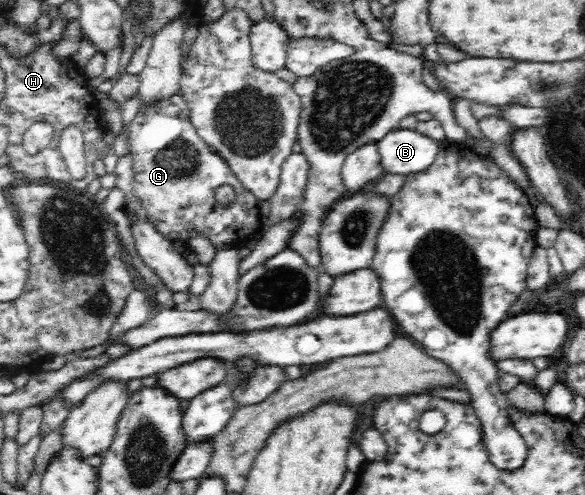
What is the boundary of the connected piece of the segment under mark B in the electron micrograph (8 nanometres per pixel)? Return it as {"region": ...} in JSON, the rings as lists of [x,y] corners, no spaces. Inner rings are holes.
{"region":[[[401,128],[388,132],[377,143],[384,171],[405,175],[429,168],[442,146],[426,133]]]}

